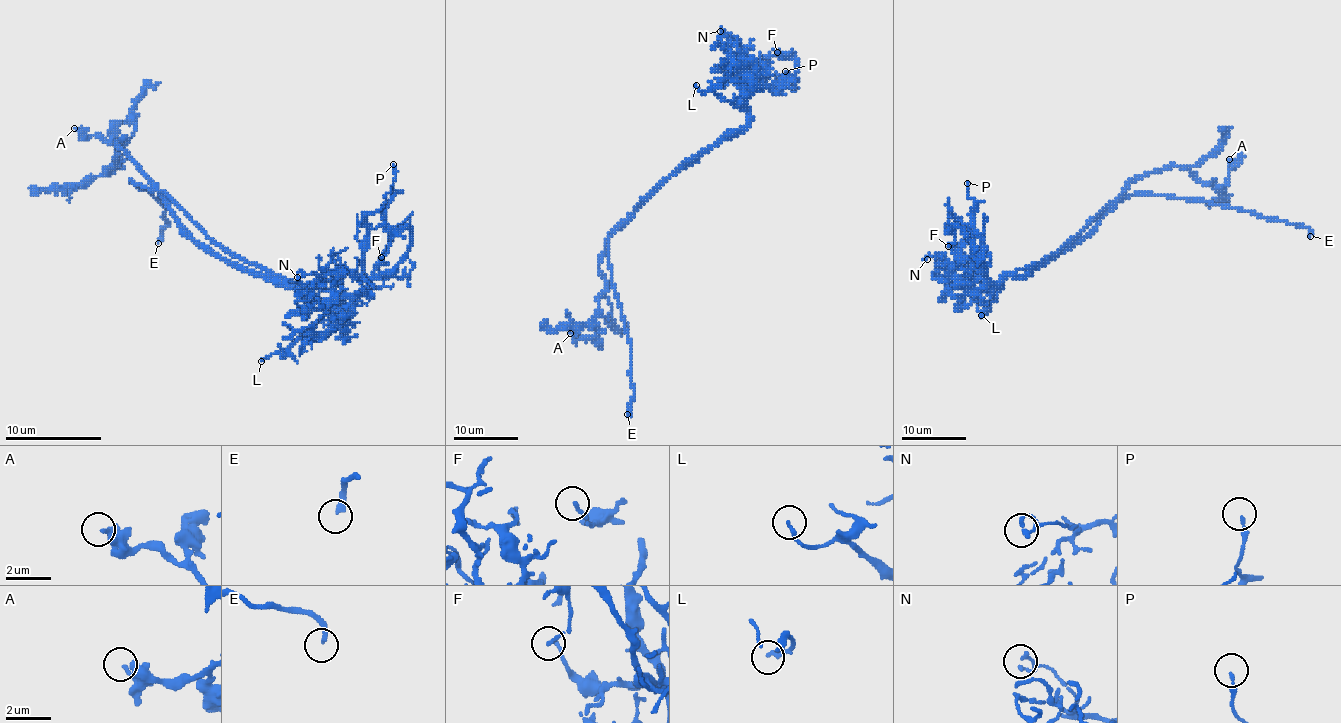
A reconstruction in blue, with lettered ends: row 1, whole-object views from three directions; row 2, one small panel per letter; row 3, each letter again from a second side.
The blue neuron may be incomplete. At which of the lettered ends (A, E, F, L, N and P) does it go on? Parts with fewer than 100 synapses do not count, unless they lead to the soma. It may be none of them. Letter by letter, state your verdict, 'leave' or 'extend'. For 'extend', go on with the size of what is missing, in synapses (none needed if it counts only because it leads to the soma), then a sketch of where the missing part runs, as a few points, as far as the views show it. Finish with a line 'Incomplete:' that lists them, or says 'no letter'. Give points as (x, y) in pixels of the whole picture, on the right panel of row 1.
A: leave
E: extend | (1310, 236), (1308, 255), (1324, 262)
F: leave
L: leave
N: leave
P: leave
Incomplete: E

